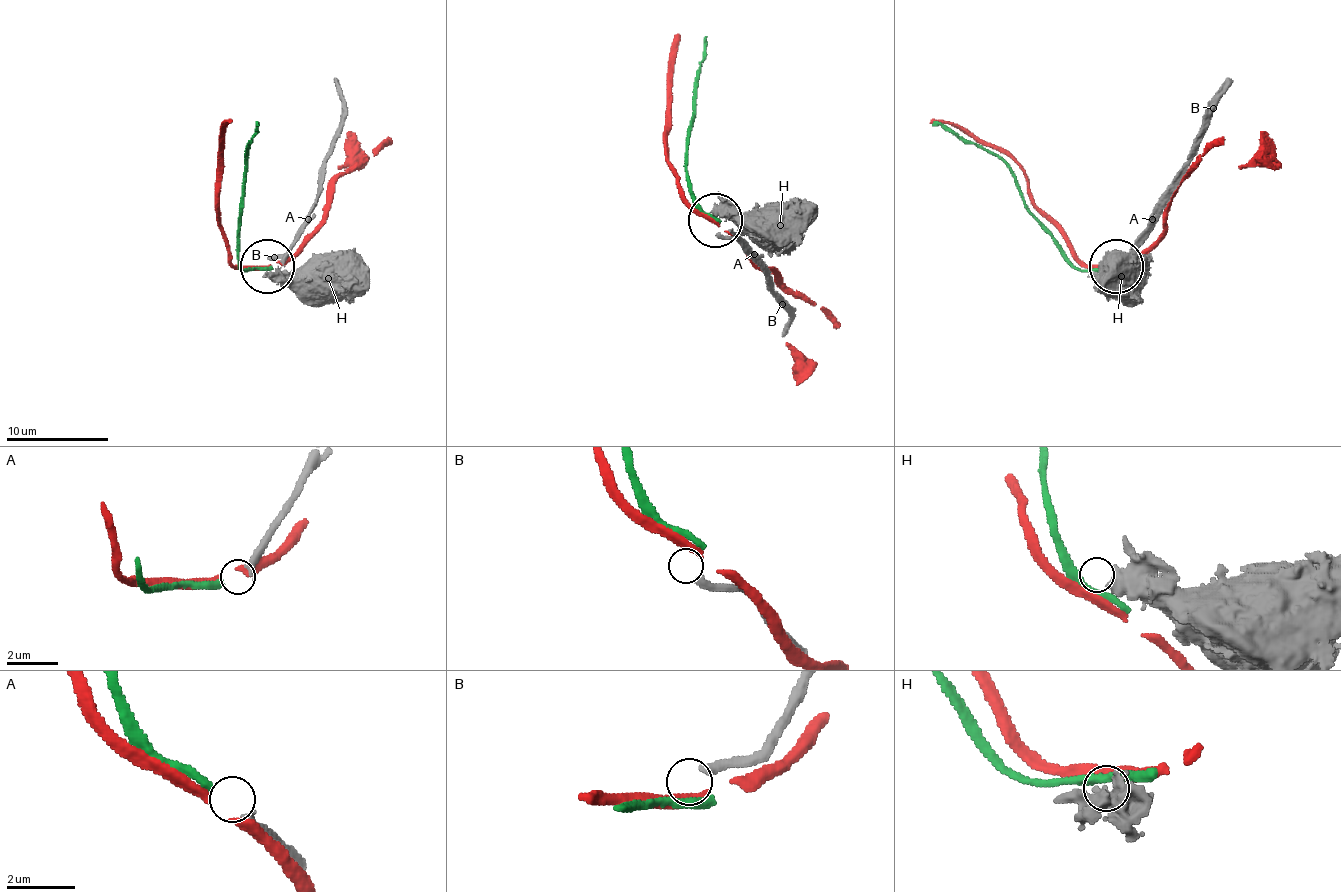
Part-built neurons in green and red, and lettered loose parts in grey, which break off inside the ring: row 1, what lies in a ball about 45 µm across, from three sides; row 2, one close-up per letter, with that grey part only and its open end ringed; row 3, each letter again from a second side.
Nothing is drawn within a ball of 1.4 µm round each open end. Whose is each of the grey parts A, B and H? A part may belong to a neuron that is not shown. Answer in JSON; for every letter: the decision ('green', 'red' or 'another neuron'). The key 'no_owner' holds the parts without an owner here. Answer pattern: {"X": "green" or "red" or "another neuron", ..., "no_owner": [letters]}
{"A": "green", "B": "another neuron", "H": "another neuron", "no_owner": ["B", "H"]}

